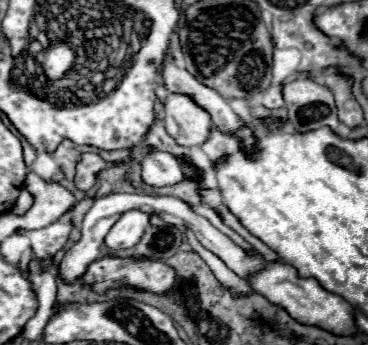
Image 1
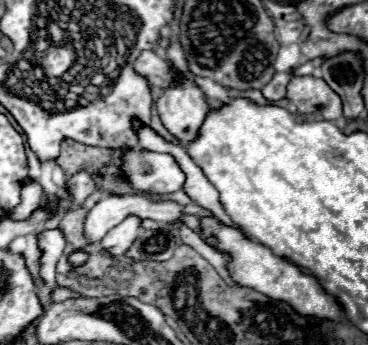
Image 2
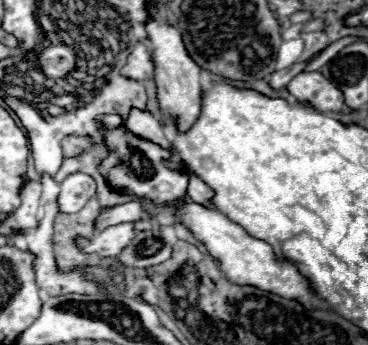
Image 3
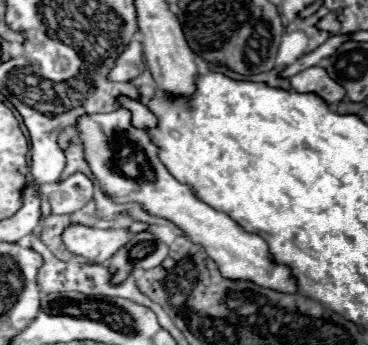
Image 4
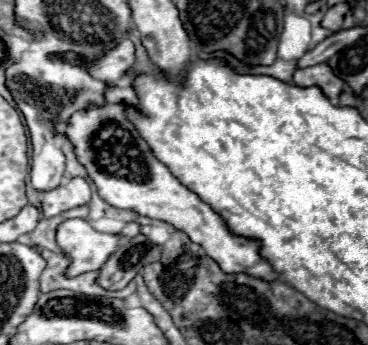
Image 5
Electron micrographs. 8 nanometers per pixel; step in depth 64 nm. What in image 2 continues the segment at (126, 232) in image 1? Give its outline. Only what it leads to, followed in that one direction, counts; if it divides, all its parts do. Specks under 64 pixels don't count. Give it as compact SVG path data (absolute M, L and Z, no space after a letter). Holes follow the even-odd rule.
M128 216L124 222L120 222L118 226L114 226L102 240L100 240L100 246L102 250L106 250L108 254L112 256L122 256L130 246L132 242L136 240L140 232L140 218L136 216Z

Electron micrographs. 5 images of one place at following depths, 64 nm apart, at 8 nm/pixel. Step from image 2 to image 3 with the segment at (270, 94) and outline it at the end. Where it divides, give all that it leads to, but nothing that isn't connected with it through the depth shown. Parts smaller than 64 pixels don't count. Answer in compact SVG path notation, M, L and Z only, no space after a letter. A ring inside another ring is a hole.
M306 60L306 62L296 62L296 64L292 64L290 68L276 70L276 72L270 76L270 84L272 84L274 88L286 88L286 84L288 84L296 74L300 74L300 72L306 68L308 62L310 62L310 60Z

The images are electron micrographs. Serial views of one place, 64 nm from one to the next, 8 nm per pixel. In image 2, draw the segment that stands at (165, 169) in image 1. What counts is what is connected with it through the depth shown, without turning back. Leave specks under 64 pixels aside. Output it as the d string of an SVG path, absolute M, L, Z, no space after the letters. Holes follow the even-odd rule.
M124 146L120 168L128 176L136 192L146 192L156 196L180 190L186 180L184 172L170 154L160 154L150 150L134 150Z

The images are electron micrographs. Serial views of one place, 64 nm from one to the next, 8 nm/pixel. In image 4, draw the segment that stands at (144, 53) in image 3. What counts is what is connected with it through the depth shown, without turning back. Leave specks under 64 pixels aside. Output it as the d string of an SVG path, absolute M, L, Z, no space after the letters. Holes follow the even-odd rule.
M130 40L128 46L116 56L114 68L108 72L108 80L112 82L128 82L136 78L144 70L142 60L142 44L138 40Z

